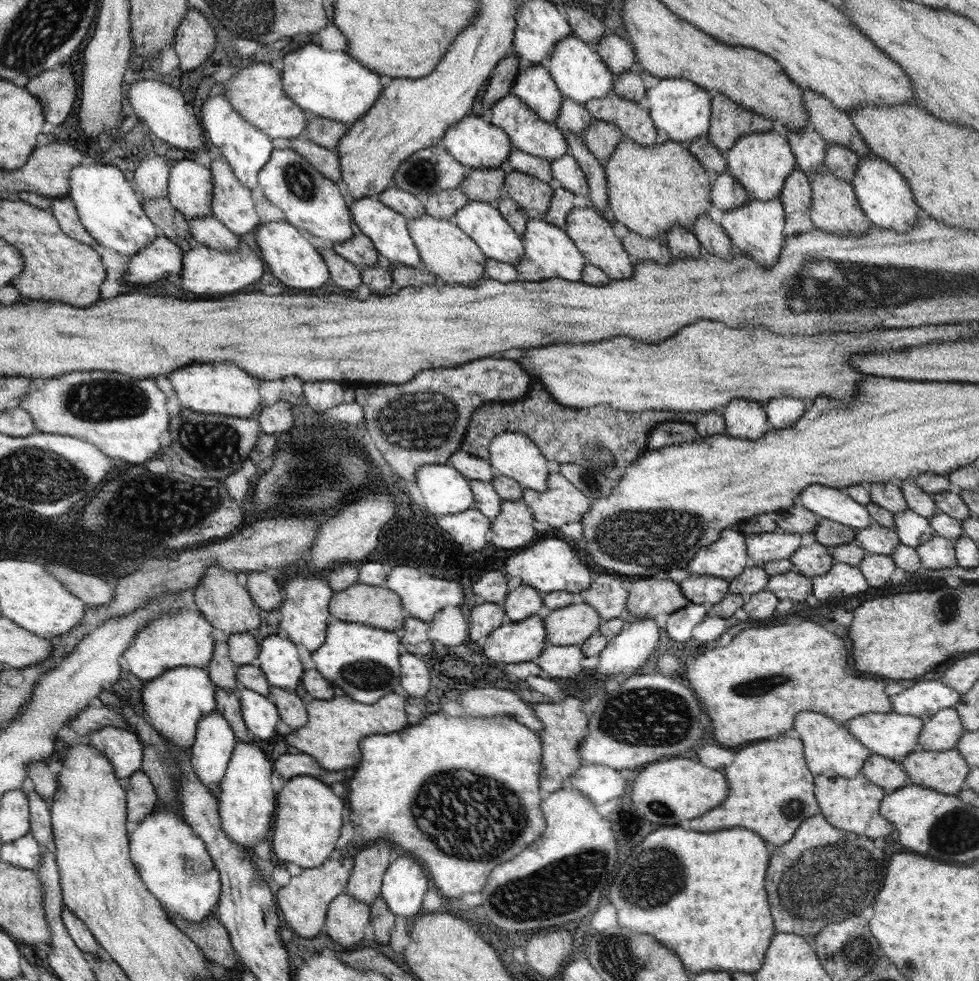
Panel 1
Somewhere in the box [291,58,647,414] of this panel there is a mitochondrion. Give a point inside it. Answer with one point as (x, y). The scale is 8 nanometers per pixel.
(421, 173)

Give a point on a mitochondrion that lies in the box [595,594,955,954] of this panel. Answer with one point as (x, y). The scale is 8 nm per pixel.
(822, 882)

